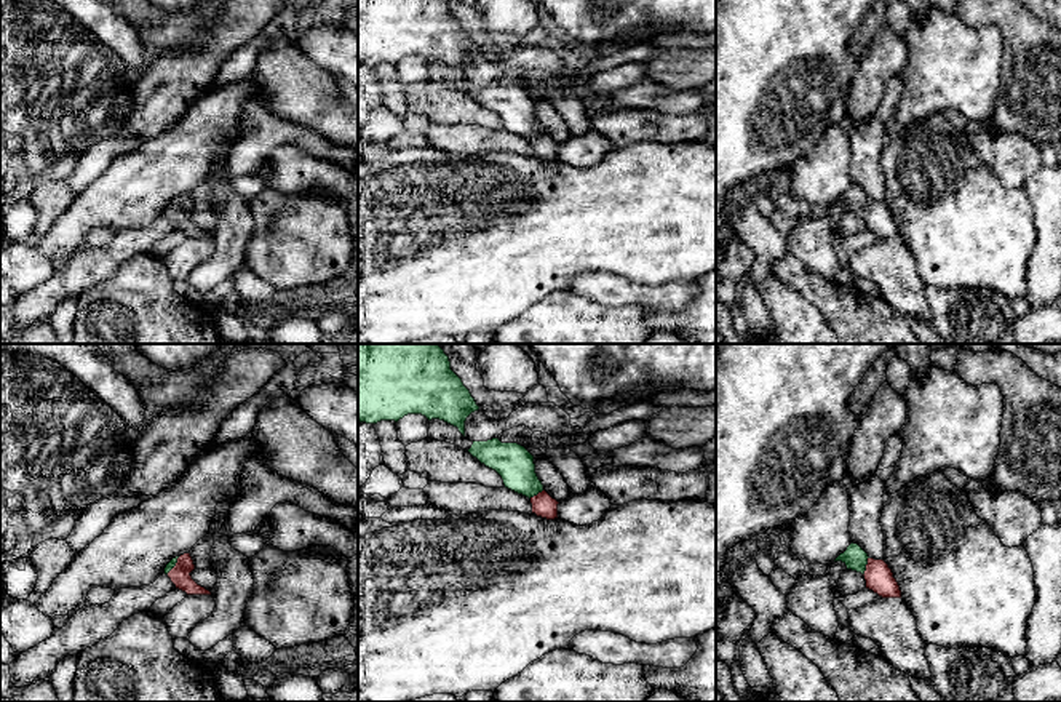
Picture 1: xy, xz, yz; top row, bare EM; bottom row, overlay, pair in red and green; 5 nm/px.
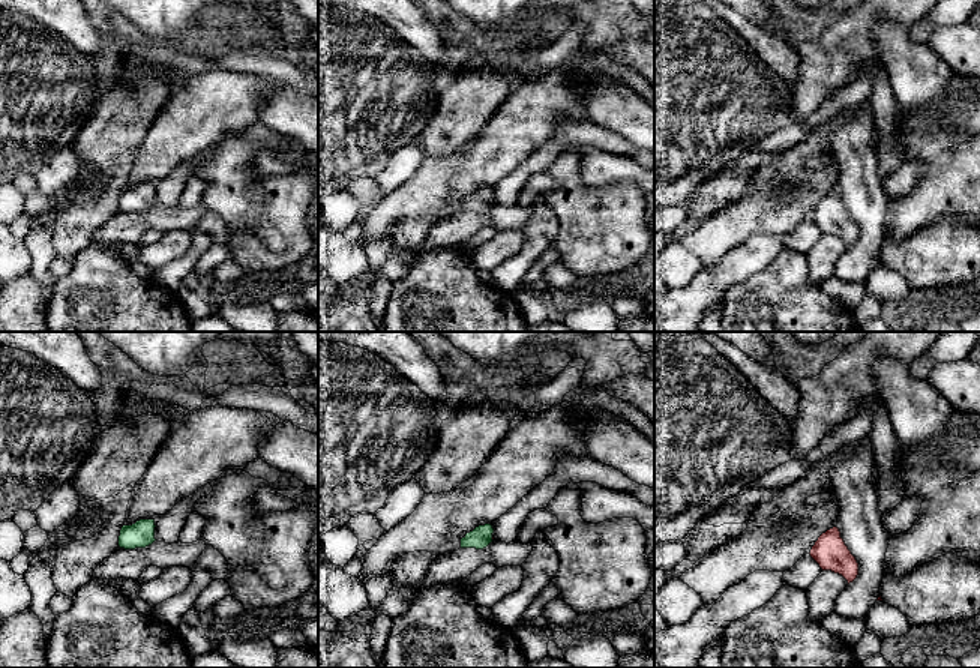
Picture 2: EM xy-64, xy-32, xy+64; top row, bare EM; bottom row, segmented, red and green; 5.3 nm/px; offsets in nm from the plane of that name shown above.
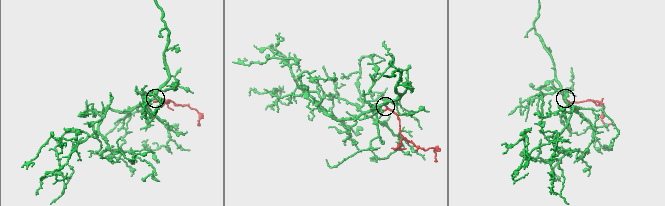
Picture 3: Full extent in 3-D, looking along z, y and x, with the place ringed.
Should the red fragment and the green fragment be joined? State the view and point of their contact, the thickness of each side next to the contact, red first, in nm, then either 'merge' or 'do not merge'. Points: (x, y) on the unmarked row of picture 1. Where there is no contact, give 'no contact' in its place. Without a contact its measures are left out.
yz (866, 208) | 140/120 nm | merge

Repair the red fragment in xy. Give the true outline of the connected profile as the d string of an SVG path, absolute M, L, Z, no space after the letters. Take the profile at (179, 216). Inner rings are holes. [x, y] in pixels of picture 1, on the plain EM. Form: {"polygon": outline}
{"polygon": "M190 195L173 200L166 209L165 216L171 221L176 230L185 233L187 237L211 237L209 232L198 227L190 214L195 211Z"}

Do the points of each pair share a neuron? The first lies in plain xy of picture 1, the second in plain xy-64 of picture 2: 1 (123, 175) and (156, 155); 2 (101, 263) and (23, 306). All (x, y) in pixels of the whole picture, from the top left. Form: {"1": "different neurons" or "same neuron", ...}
{"1": "same neuron", "2": "different neurons"}

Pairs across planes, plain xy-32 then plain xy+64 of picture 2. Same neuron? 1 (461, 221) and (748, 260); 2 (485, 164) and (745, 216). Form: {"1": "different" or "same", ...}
{"1": "same", "2": "same"}

